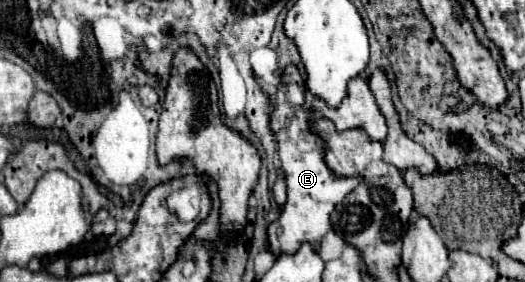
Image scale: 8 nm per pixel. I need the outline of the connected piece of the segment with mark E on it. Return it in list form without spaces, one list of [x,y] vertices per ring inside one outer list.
[[[287,65],[281,75],[281,87],[269,89],[267,83],[255,75],[255,81],[263,89],[263,93],[271,101],[271,131],[277,139],[277,155],[281,161],[281,169],[285,173],[287,181],[287,203],[283,205],[283,211],[279,219],[269,225],[267,235],[269,235],[269,249],[275,257],[279,255],[293,255],[299,251],[301,243],[311,243],[315,249],[319,249],[321,237],[331,229],[329,215],[335,209],[337,203],[343,201],[347,193],[351,193],[359,185],[359,177],[337,177],[333,175],[325,161],[323,161],[323,141],[311,133],[311,111],[303,111],[303,77],[297,71],[295,65]]]

